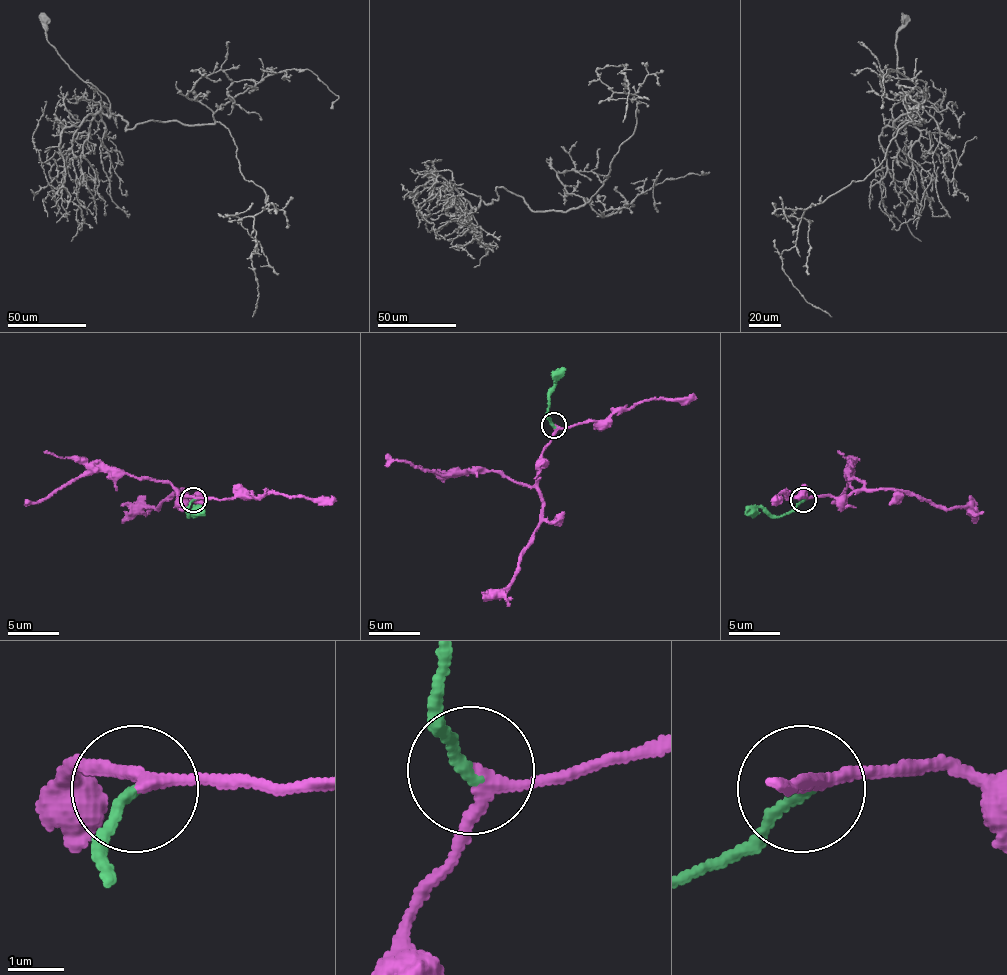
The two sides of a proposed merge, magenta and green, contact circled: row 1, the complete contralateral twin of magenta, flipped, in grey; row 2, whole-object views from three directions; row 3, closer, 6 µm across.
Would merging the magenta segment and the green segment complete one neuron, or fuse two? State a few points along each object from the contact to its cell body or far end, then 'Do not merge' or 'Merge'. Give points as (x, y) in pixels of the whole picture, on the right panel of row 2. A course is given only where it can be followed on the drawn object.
Course of magenta: (803, 500), (855, 492), (863, 482), (850, 472), (837, 503), (845, 505). Course of green: (803, 500), (780, 516), (767, 516), (762, 510), (744, 510). Merge

